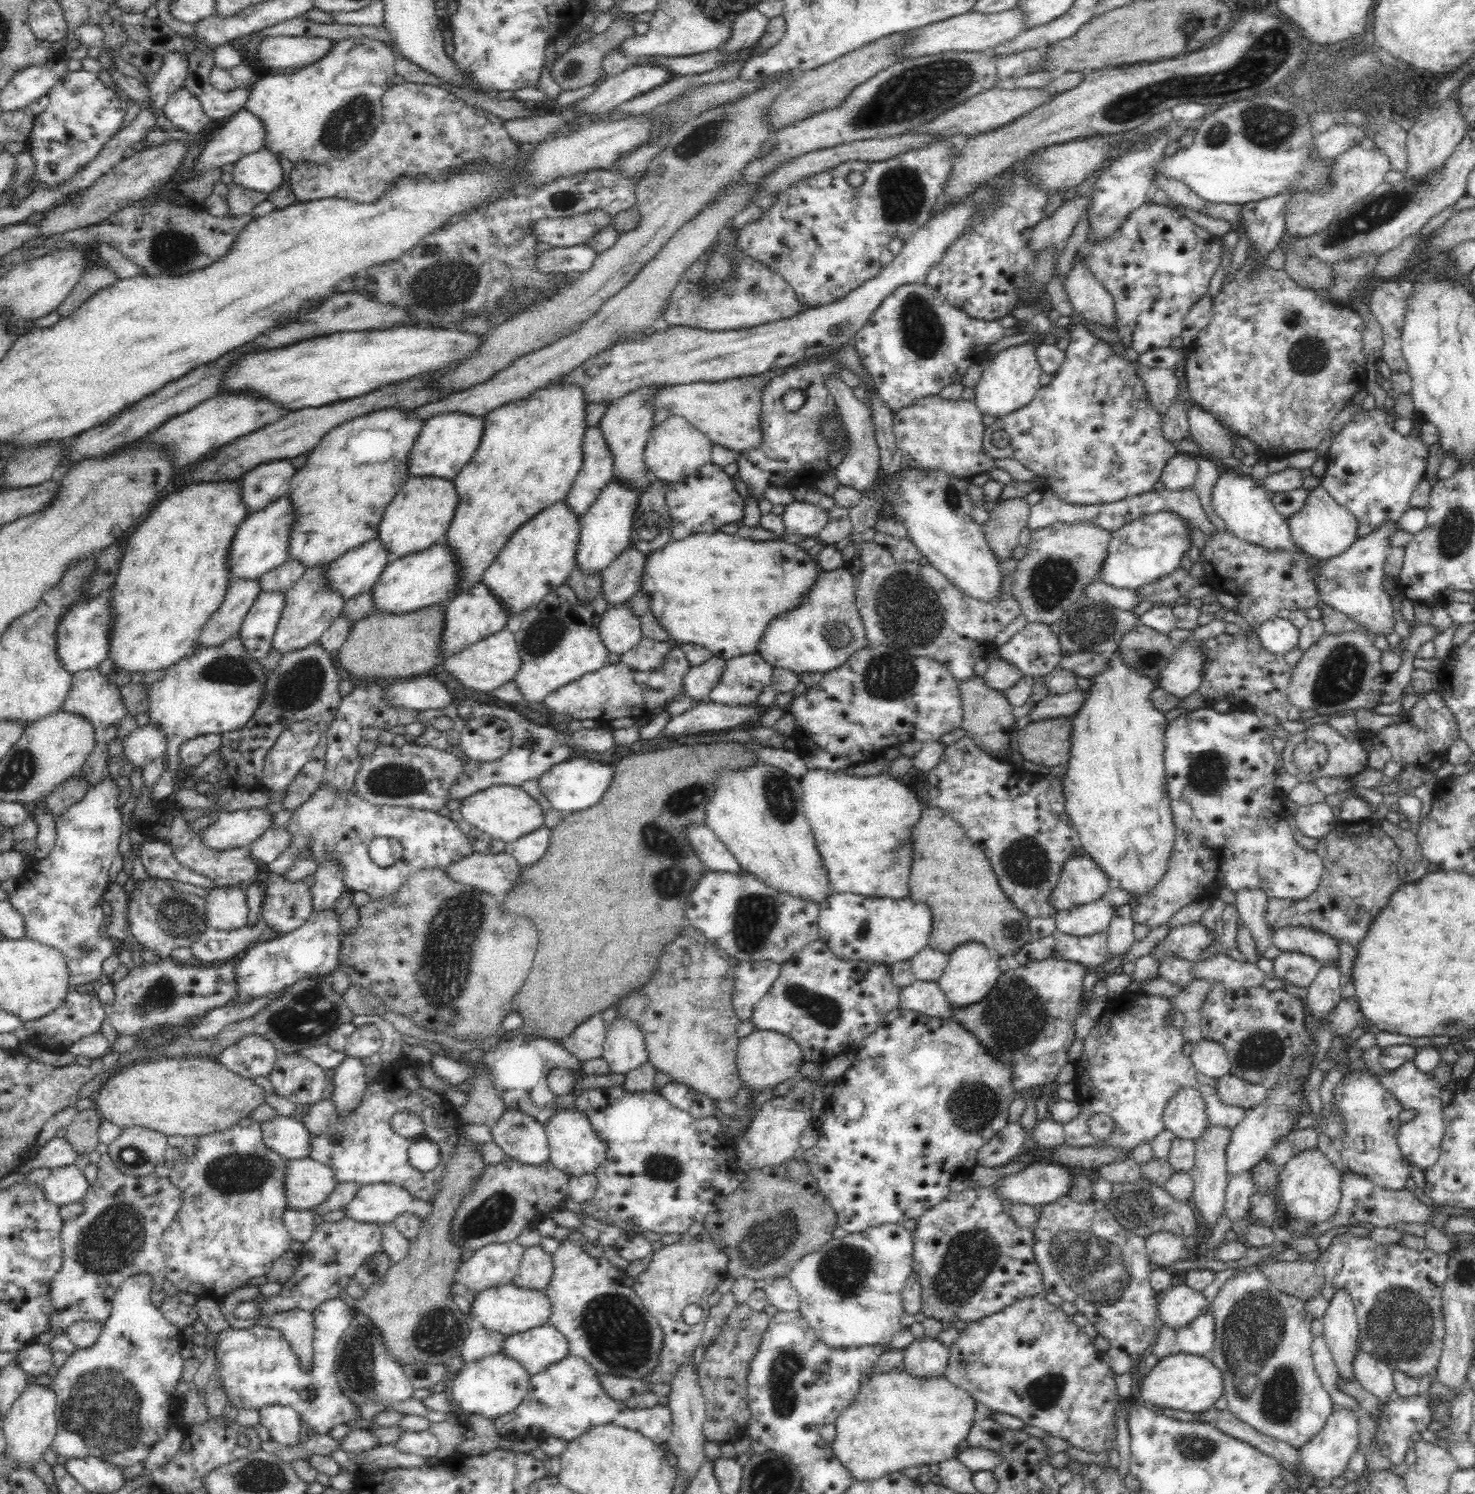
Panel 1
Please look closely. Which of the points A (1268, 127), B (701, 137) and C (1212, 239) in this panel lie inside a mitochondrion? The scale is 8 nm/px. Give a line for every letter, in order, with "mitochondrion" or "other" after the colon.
A: mitochondrion
B: mitochondrion
C: other

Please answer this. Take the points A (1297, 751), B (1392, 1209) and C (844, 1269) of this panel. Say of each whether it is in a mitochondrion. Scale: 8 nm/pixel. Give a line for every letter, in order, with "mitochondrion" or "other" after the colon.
A: other
B: other
C: mitochondrion

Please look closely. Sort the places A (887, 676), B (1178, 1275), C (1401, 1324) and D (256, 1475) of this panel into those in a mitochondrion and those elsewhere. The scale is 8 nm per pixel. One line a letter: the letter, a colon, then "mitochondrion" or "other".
A: mitochondrion
B: other
C: mitochondrion
D: mitochondrion

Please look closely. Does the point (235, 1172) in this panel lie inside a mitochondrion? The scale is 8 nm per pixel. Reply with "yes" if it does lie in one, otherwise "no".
yes

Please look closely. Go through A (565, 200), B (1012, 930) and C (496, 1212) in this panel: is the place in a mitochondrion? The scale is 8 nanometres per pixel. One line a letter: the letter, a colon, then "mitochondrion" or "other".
A: mitochondrion
B: mitochondrion
C: mitochondrion

